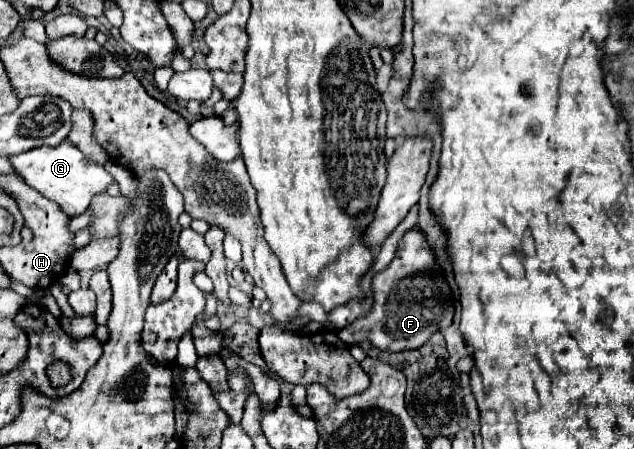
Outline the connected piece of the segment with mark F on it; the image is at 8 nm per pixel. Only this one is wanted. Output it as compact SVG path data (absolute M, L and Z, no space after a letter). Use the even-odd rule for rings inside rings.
M410 228L398 242L394 260L372 276L374 304L368 316L338 332L346 344L360 344L364 338L372 340L378 350L402 352L420 348L436 330L448 328L454 318L454 296L444 280L444 272L436 262L426 234L420 228Z

